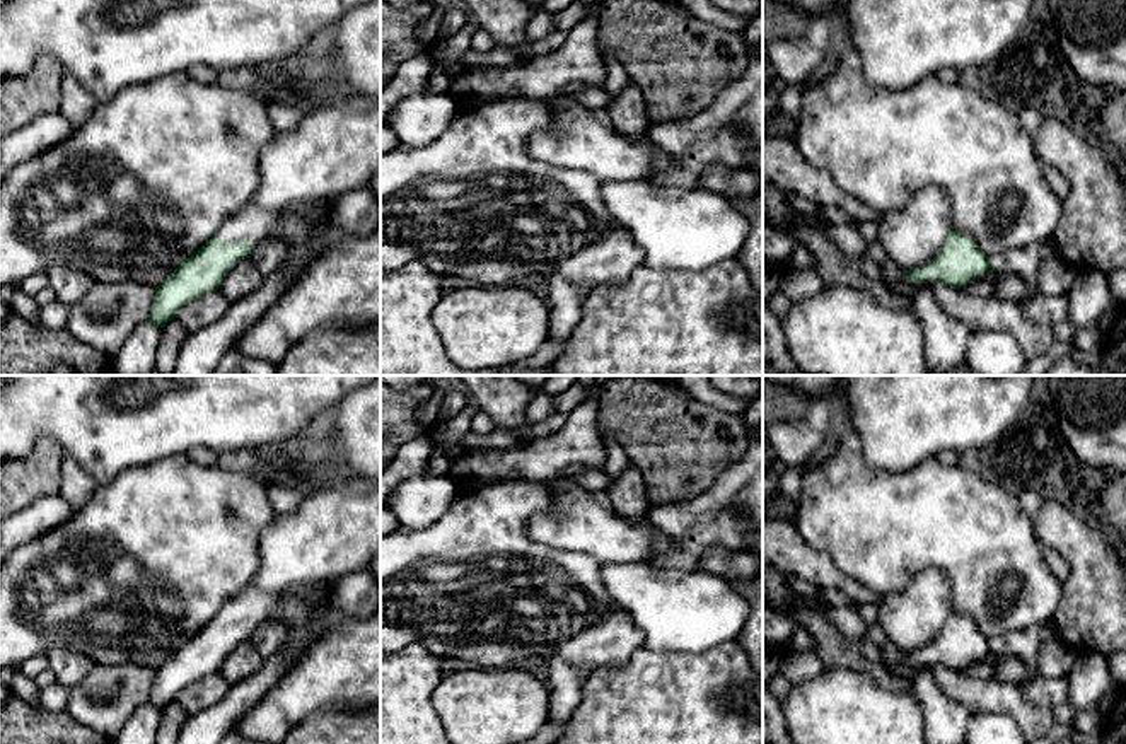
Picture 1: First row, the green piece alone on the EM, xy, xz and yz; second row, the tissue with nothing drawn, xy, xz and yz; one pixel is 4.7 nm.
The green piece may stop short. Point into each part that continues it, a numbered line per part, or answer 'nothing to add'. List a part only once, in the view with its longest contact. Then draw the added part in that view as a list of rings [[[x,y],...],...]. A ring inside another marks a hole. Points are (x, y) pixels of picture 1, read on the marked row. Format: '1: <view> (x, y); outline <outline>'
1: xy (299, 227); outline [[[302,201],[278,212],[246,206],[223,220],[217,230],[217,237],[256,242],[280,239],[285,244],[282,263],[292,266],[287,294],[321,256],[316,253],[316,242],[329,227],[333,213],[333,201]]]

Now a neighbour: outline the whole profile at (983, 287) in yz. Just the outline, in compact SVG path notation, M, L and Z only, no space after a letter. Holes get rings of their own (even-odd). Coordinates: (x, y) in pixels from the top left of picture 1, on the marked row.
M993 270L981 278L972 280L961 290L967 295L978 295L981 299L995 299L995 273L1001 273L1000 270Z

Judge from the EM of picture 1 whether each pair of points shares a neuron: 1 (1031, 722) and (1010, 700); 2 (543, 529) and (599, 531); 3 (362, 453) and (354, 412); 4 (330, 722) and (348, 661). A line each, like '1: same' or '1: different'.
1: same
2: same
3: same
4: different

